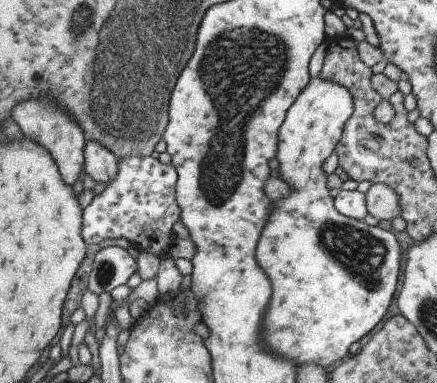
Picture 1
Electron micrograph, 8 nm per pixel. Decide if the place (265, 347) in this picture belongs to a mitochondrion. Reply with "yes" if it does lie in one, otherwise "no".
no

